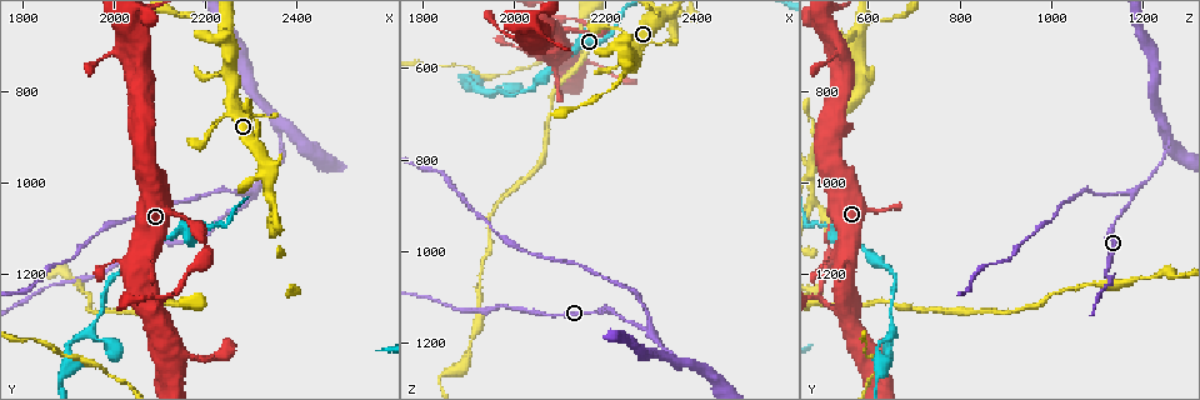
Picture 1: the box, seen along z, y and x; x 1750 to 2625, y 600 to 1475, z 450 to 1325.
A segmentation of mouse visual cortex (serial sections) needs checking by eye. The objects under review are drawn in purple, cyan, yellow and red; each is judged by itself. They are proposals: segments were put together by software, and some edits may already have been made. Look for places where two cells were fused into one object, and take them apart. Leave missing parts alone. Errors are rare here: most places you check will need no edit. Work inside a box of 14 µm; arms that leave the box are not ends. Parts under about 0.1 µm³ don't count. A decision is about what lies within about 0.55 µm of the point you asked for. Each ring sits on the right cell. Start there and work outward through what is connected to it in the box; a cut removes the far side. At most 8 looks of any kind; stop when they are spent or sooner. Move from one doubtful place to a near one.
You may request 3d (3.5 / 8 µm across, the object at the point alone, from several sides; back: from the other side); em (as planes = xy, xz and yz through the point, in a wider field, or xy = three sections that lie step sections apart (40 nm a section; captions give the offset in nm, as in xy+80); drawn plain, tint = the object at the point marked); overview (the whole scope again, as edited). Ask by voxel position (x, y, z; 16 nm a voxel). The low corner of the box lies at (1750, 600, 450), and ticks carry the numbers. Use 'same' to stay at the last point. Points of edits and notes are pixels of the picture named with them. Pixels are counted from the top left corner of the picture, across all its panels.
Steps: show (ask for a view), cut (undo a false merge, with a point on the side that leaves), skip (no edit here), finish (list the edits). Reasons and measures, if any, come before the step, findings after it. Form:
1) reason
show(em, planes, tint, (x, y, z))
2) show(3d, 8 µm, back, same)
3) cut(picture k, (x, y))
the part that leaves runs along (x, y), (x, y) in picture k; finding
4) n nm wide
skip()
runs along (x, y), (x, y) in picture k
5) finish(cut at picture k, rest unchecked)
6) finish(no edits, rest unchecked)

sharp bend
show(3d, 3.5 µm, (2245, 675, 580))

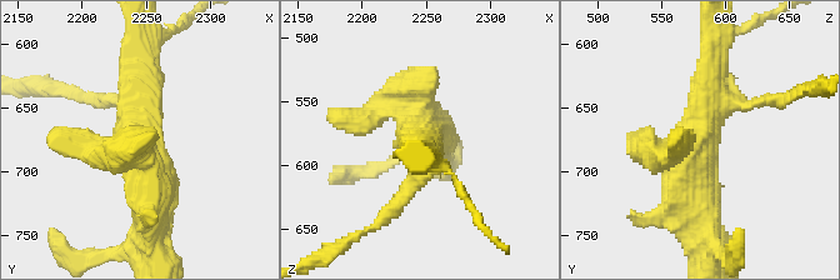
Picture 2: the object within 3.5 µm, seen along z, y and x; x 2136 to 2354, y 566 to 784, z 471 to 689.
show(em, xy, step 2, tint, same)

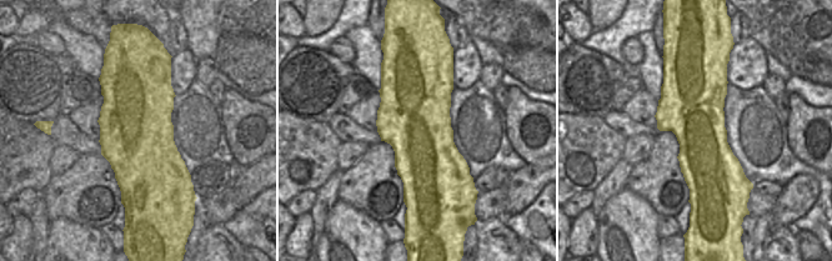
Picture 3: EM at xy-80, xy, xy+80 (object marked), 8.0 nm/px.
600 nm wide
skip()
runs along (708, 234), (691, 145), (710, 103), (740, 106) in picture 2; one cell here

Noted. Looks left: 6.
abrupt turn
show(3d, 3.5 µm, (1945, 1325, 650))

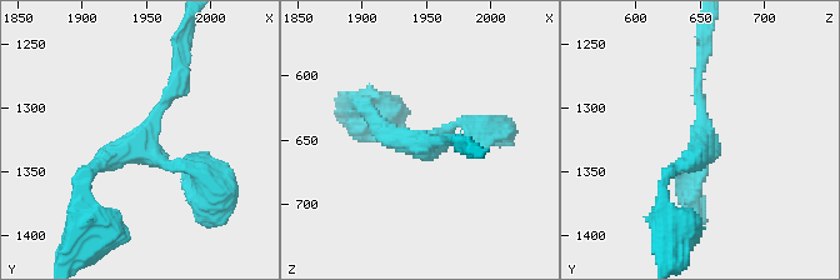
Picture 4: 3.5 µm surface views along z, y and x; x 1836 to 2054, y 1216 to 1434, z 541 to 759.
3 arms; arms of 150, 150, 200 nm; shape alone is not enough
show(em, xy, step 1, tint, (1948, 1326, 654))

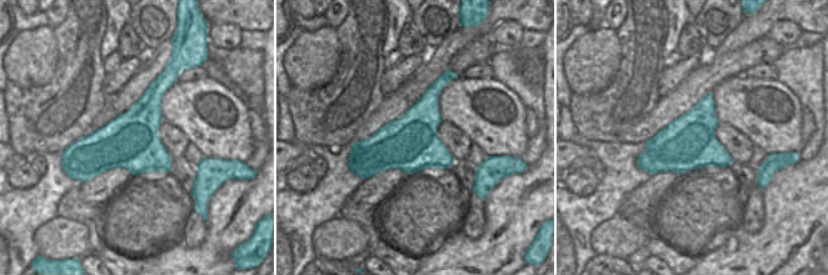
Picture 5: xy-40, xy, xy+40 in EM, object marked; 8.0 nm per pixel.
440 nm wide
skip()
runs along (176, 66), (145, 135), (80, 178) in picture 4; all the same cell

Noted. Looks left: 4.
sharp bend
show(3d, 3.5 µm, (2300, 1025, 1175))

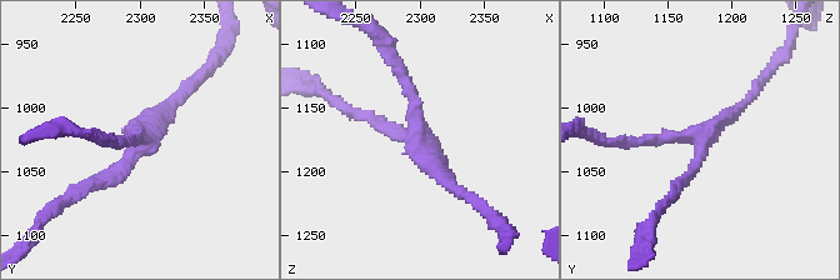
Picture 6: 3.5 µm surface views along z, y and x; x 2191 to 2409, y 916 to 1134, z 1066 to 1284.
3 arms; arms of 150, 150, 150 nm
show(em, xy, step 1, tint, (2298, 1024, 1176))

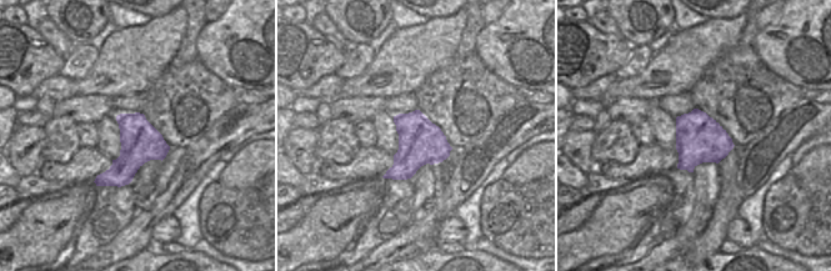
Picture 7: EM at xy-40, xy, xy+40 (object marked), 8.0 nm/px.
another direction
show(em, xy, step 3, tint, same)

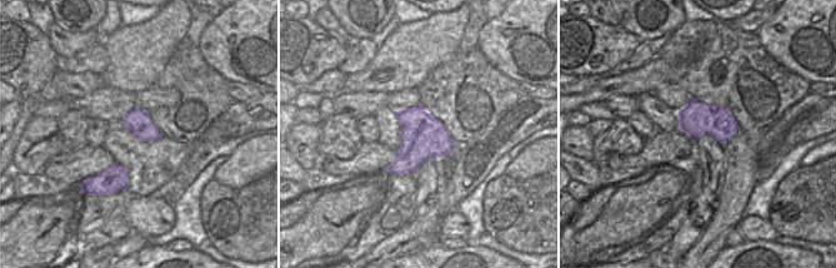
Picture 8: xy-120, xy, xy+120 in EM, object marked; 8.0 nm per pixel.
skip()
runs along (83, 189), (114, 174), (140, 128), (183, 93) in picture 6; one cell here

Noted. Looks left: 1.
finish(no edits, rest unchecked)

